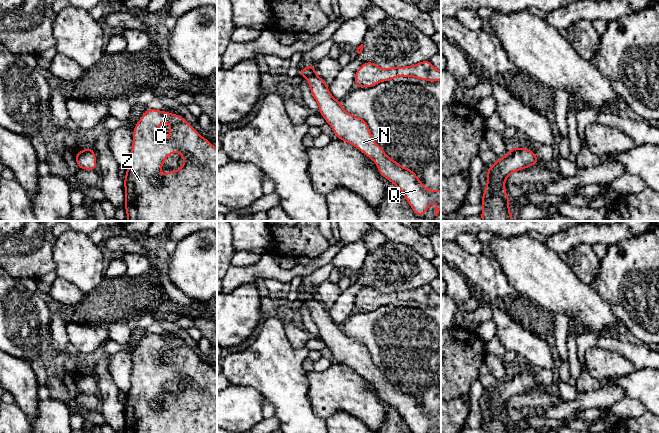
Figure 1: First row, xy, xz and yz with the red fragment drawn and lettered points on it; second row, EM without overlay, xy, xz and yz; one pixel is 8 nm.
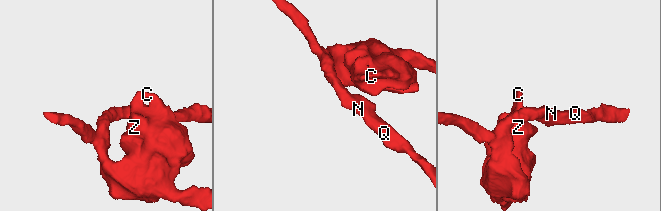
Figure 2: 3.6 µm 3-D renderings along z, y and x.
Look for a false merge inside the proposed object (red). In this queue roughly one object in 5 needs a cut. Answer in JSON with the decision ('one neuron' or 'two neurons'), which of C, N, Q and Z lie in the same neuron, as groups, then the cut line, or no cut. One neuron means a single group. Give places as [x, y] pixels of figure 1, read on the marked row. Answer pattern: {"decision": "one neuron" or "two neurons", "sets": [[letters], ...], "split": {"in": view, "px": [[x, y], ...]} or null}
{"decision": "one neuron", "sets": [["C", "N", "Q", "Z"]], "split": null}

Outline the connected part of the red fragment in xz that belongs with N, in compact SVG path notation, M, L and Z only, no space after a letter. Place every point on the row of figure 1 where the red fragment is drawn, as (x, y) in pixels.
M313 65L299 70L299 75L307 79L311 94L323 116L337 136L337 139L355 146L369 159L372 159L381 176L396 185L417 216L424 216L432 202L437 203L435 216L441 210L441 190L429 190L412 169L401 166L389 158L374 141L368 124L361 117L349 114L328 89L328 84L317 76Z

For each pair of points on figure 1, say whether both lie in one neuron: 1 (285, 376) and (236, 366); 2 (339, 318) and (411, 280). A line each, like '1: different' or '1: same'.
1: same
2: same

